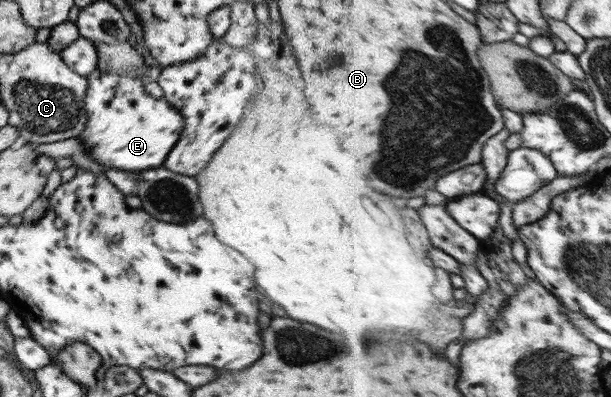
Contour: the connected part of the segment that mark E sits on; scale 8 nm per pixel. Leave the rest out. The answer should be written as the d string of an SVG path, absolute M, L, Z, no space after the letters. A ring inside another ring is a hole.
M99 69L93 70L87 77L87 89L85 89L85 97L83 97L83 111L87 116L87 121L85 121L85 127L83 131L76 136L78 140L81 140L81 144L85 144L84 150L89 152L89 157L98 164L103 164L107 168L113 168L122 172L126 171L142 171L147 168L157 168L163 166L163 161L165 161L165 155L169 153L169 150L173 148L179 135L183 130L183 117L181 117L165 100L161 98L153 98L143 89L143 84L146 81L140 80L140 78L135 78L132 74L116 74L115 72L101 72Z

